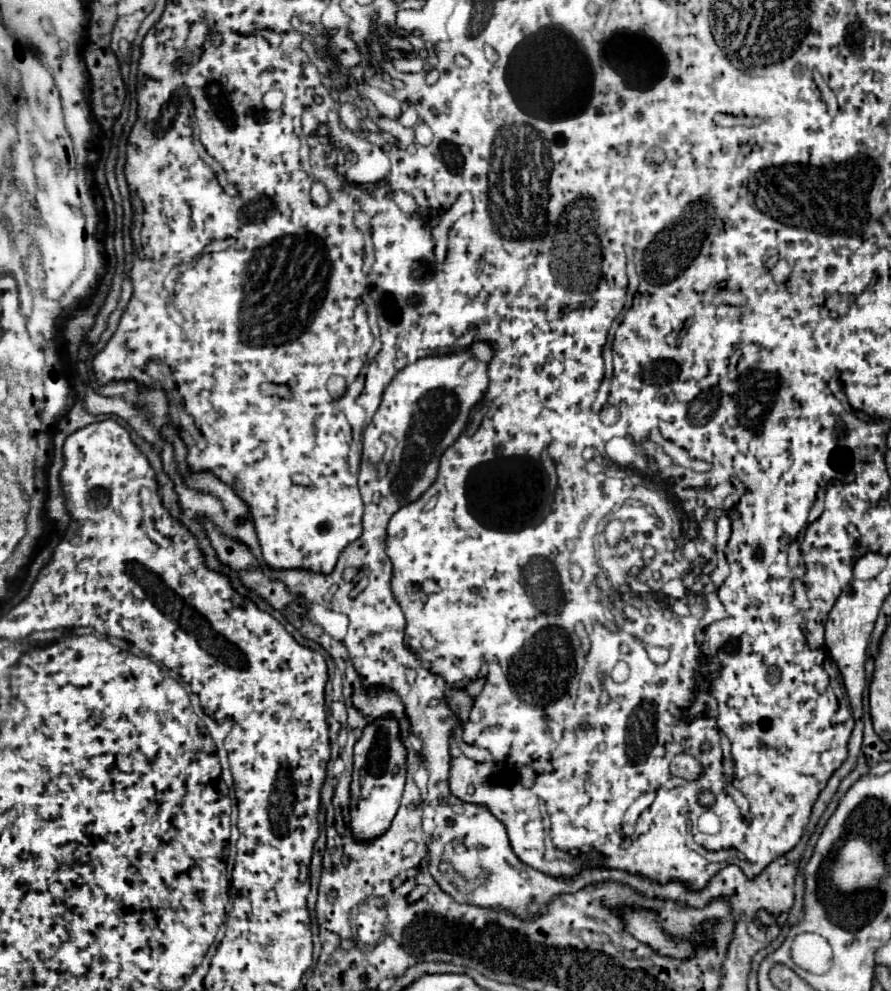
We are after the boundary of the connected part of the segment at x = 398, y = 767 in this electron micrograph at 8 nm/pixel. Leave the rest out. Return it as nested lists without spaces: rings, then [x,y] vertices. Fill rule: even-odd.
[[[375,718],[363,730],[361,738],[355,744],[355,768],[351,782],[351,828],[357,840],[373,840],[373,836],[381,836],[381,832],[389,828],[405,788],[405,774],[407,774],[407,750],[399,736],[399,722],[395,718]]]

